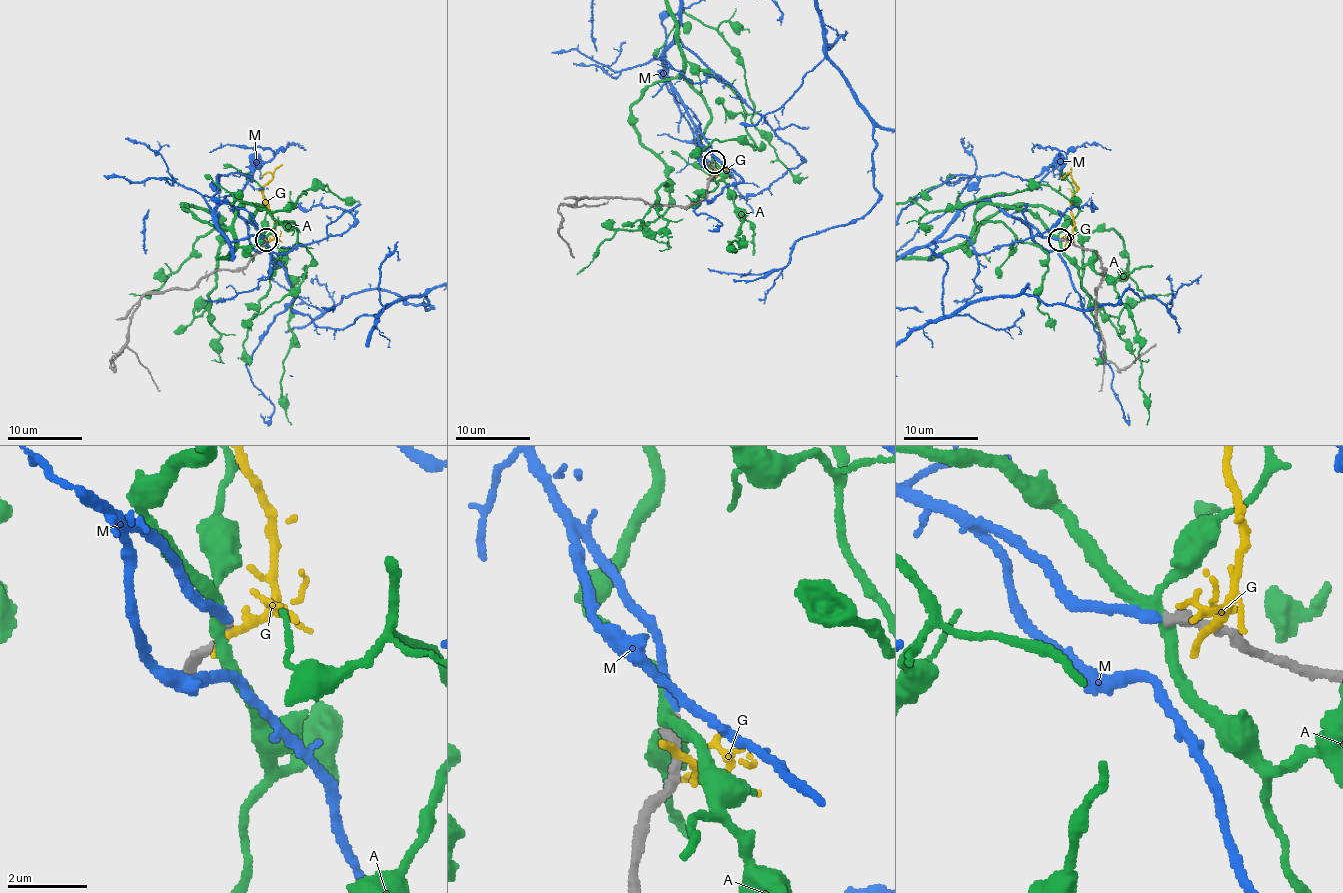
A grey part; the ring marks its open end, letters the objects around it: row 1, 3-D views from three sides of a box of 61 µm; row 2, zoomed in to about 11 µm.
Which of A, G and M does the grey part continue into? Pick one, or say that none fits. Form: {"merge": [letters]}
{"merge": ["M"]}

